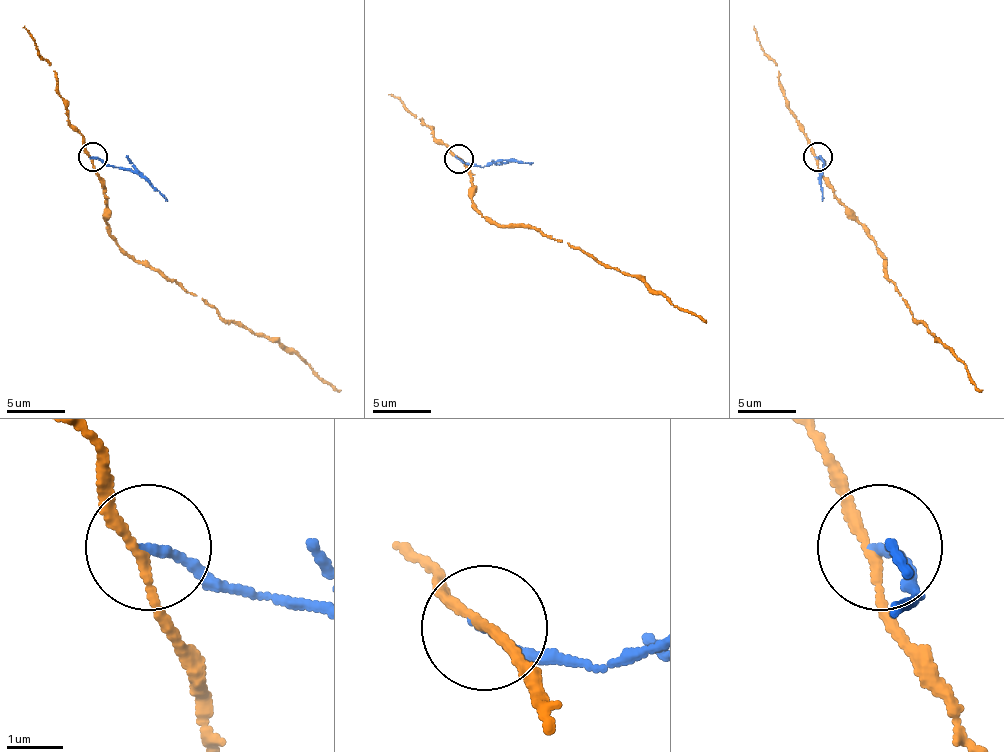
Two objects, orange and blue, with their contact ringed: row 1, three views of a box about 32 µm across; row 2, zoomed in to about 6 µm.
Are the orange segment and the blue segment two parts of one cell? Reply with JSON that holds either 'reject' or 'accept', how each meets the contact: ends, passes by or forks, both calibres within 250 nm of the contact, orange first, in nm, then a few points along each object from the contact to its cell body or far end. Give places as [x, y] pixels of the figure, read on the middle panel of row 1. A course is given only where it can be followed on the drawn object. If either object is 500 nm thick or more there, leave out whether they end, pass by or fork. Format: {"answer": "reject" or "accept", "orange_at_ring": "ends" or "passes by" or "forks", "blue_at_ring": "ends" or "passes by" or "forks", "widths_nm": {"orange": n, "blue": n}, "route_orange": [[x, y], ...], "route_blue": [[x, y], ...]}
{"answer": "reject", "orange_at_ring": "passes by", "blue_at_ring": "ends", "widths_nm": {"orange": 140, "blue": 150}, "route_orange": [[457, 159], [469, 174], [472, 206], [484, 217], [504, 226], [539, 229], [621, 273], [638, 276], [705, 322]], "route_blue": [[457, 159], [475, 165], [533, 162]]}

